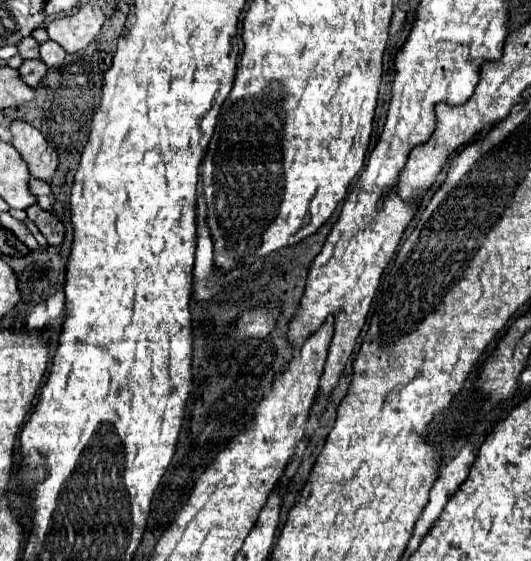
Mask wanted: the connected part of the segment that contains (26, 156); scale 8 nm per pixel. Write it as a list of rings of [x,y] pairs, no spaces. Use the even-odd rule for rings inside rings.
[[[14,120],[10,124],[10,132],[12,132],[12,146],[20,152],[22,160],[26,160],[30,176],[48,182],[56,170],[58,156],[48,146],[46,138],[24,120]]]

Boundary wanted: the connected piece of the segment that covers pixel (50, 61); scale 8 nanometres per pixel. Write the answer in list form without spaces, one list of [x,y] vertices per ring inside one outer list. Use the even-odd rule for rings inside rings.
[[[48,40],[48,42],[40,44],[40,60],[42,60],[46,66],[50,66],[50,68],[56,66],[56,64],[60,64],[60,62],[64,60],[64,56],[66,56],[64,48],[58,46],[56,42]]]

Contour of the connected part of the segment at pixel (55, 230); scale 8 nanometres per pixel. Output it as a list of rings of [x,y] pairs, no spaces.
[[[32,204],[28,210],[26,210],[28,218],[38,226],[38,230],[44,234],[44,238],[48,240],[48,244],[60,244],[62,238],[64,238],[64,226],[62,222],[52,216],[50,212],[38,208],[38,204]]]

